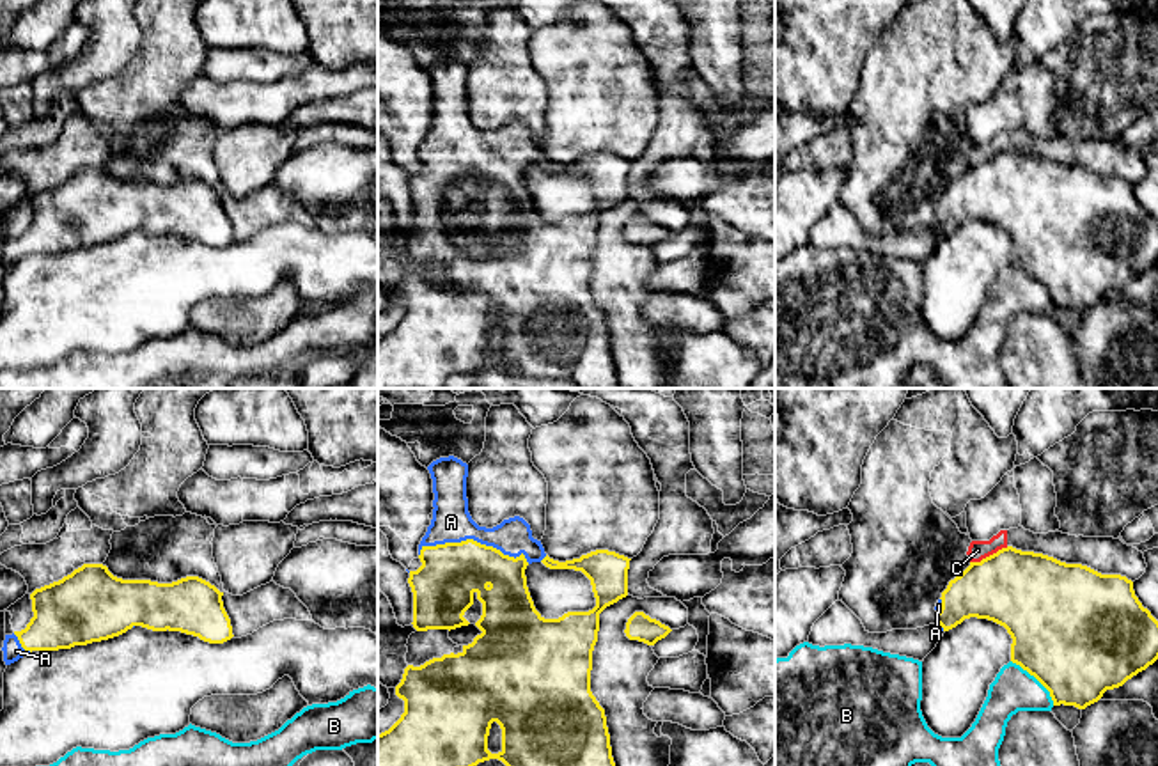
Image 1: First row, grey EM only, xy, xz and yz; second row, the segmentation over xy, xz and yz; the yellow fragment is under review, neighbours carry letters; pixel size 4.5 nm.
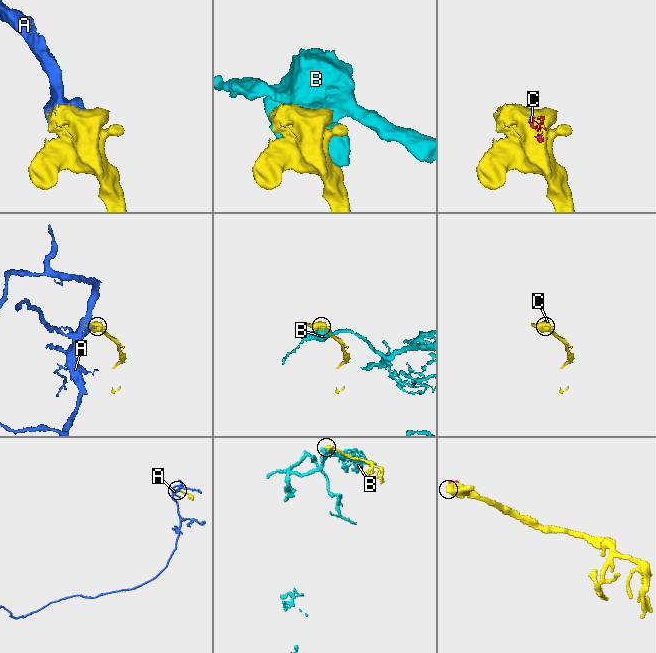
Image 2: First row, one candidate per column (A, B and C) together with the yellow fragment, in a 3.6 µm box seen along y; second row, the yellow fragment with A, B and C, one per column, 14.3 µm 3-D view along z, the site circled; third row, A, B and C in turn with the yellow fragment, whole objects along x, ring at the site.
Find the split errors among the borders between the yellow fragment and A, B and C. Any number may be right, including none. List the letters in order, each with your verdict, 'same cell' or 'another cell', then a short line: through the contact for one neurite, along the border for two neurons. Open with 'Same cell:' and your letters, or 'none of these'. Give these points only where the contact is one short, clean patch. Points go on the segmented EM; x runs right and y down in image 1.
Same cell: A
A: same cell
B: another cell
C: another cell; line yz (1008, 547), (970, 562)

